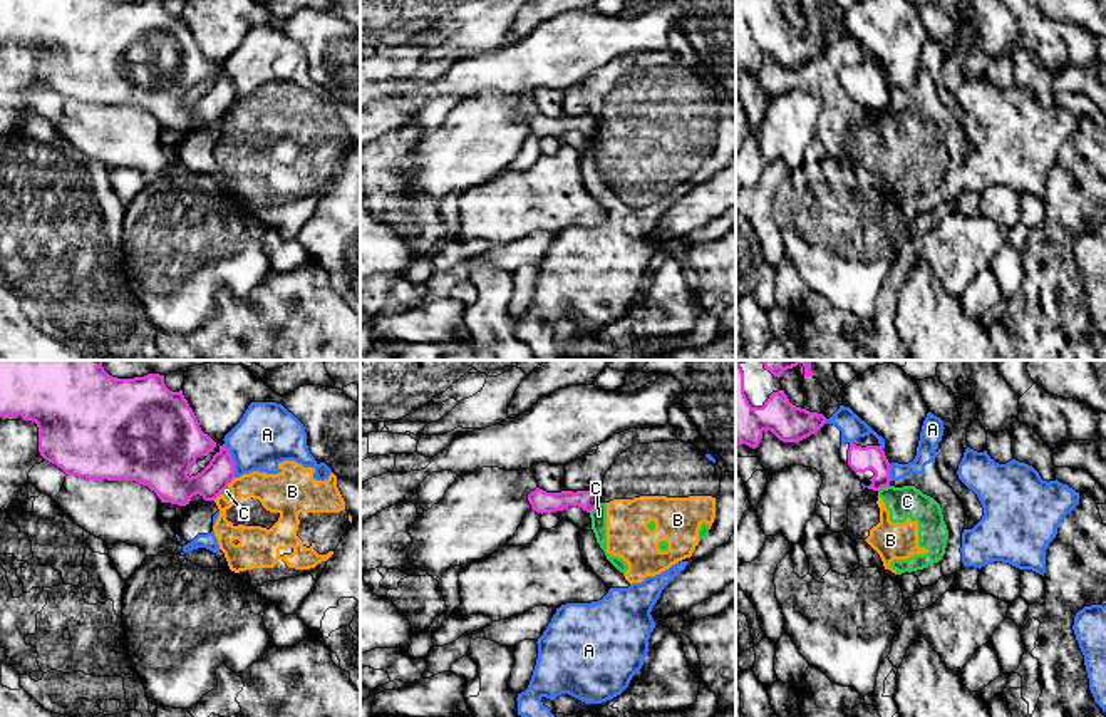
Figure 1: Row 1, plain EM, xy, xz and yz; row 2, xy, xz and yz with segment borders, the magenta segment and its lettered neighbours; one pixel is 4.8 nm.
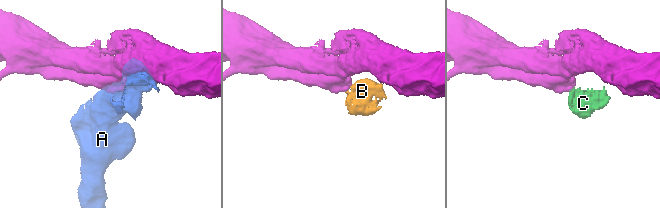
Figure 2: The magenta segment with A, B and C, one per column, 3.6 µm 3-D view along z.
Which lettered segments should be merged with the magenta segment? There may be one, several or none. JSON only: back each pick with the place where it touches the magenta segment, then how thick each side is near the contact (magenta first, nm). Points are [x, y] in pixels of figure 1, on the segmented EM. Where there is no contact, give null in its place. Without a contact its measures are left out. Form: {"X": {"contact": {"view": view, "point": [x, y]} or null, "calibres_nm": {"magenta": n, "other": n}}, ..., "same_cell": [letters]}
{"same_cell": []}

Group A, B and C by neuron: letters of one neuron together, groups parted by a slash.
A B C

